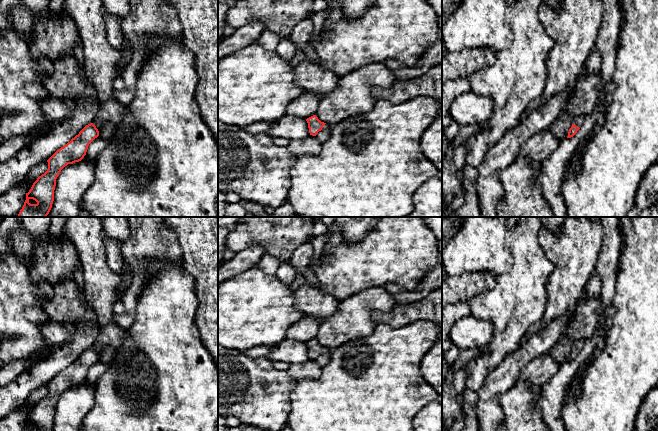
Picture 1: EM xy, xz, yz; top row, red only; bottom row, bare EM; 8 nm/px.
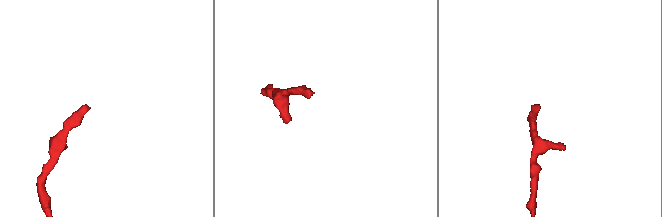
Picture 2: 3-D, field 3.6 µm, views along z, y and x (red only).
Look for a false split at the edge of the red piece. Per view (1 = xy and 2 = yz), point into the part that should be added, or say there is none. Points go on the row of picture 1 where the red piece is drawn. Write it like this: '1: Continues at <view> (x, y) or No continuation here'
1: No continuation here
2: Continues at yz (578, 121)

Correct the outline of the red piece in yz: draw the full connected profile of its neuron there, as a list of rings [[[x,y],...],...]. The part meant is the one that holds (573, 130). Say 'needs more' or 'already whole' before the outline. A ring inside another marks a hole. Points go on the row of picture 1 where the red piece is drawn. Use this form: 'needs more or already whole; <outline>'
needs more; [[[580,115],[576,118],[573,119],[572,121],[572,126],[571,128],[569,129],[569,132],[568,132],[568,136],[567,138],[571,138],[573,137],[577,131],[580,129],[580,127],[582,126],[584,120],[585,120],[586,116],[585,115]]]

